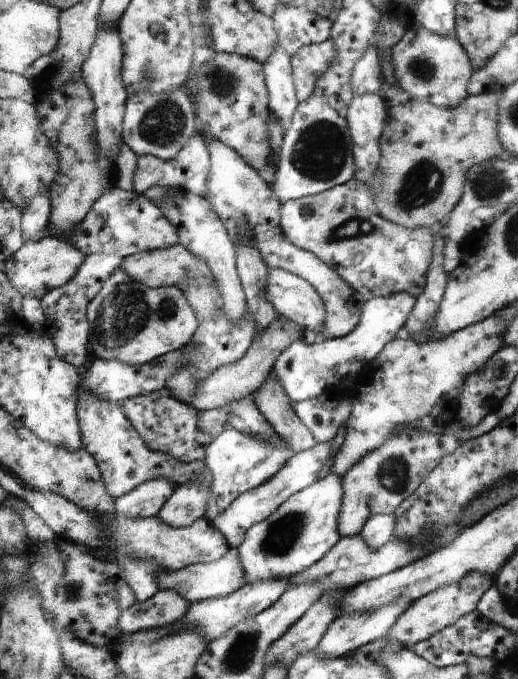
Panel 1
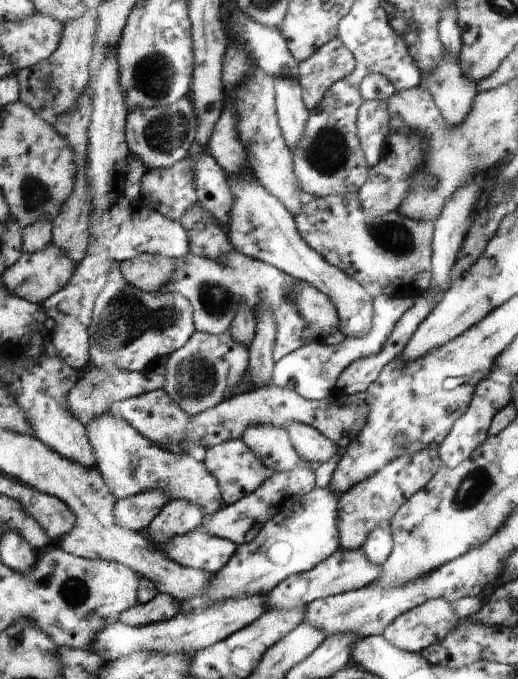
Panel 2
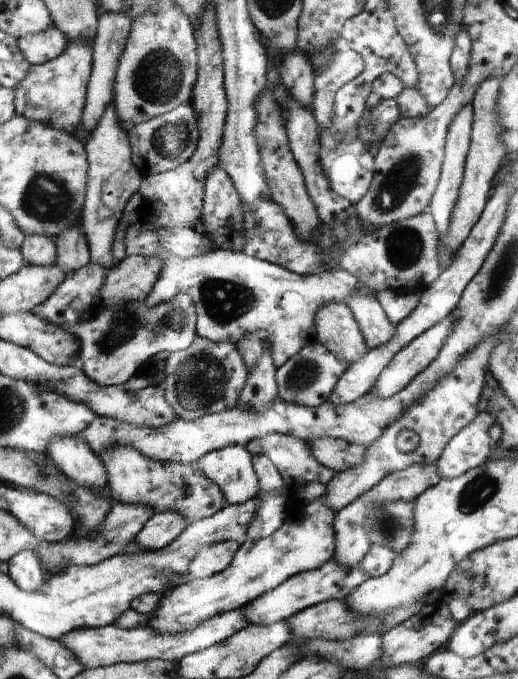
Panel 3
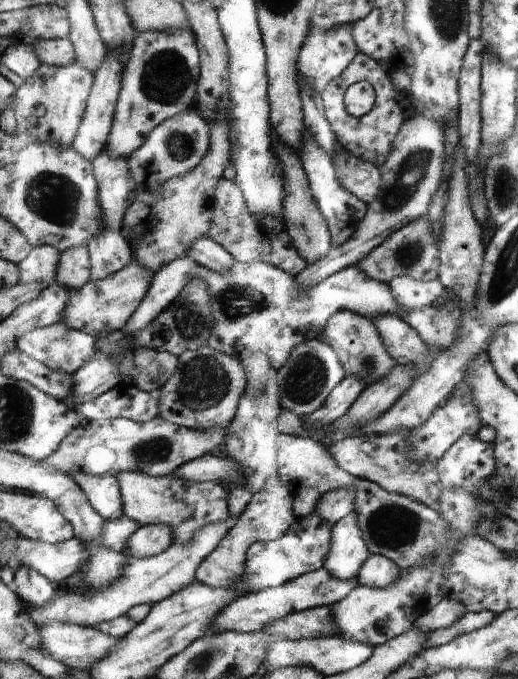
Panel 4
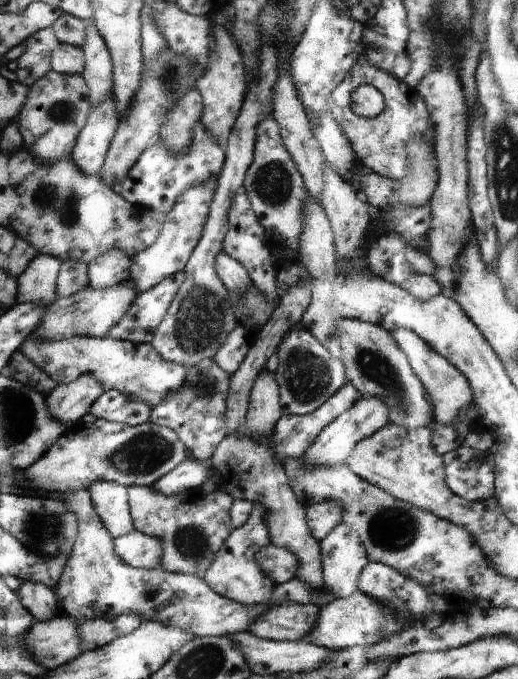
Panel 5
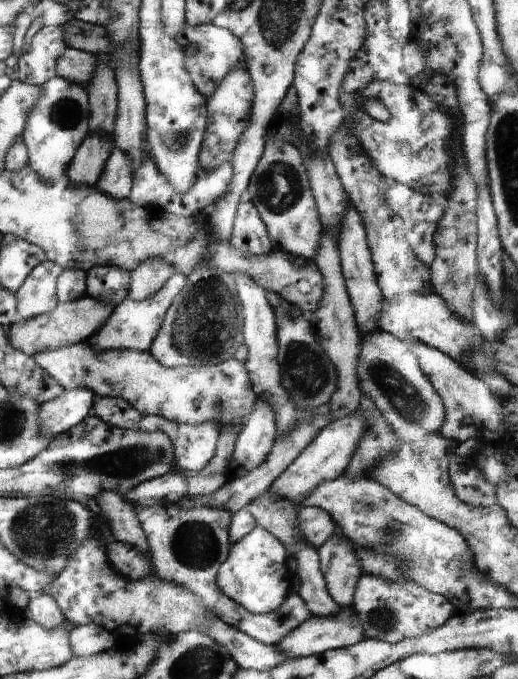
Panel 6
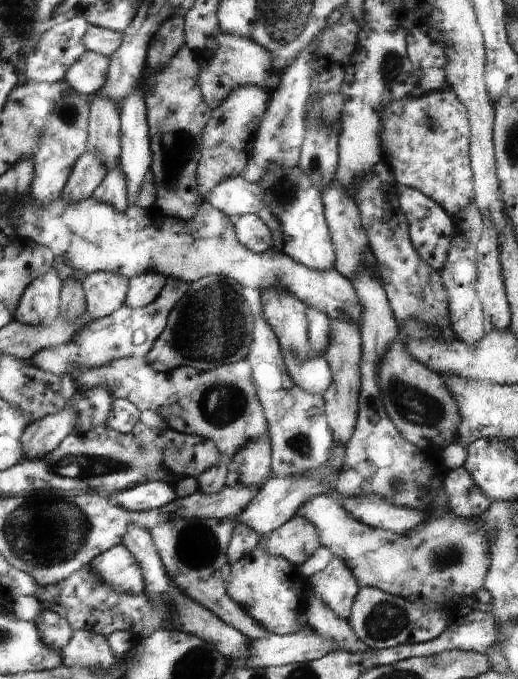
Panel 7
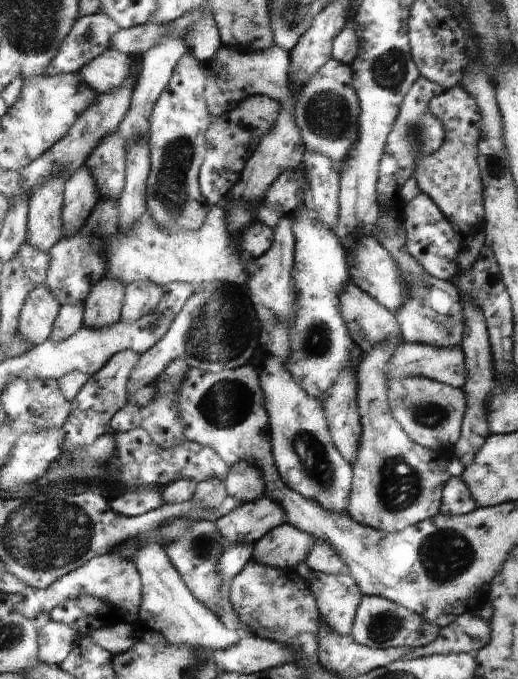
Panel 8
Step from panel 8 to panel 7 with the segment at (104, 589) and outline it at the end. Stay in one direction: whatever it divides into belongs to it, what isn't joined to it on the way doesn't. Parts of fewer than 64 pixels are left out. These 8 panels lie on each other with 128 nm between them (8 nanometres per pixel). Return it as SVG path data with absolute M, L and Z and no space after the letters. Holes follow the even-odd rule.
M122 544L95 556L89 566L100 580L106 580L119 593L138 595L145 590L141 566Z

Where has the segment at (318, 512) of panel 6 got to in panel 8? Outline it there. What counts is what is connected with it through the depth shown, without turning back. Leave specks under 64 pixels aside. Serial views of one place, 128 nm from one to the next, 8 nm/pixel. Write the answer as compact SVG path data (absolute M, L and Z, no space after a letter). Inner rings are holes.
M286 522L253 545L252 559L276 568L298 567L308 558L313 543L310 534Z

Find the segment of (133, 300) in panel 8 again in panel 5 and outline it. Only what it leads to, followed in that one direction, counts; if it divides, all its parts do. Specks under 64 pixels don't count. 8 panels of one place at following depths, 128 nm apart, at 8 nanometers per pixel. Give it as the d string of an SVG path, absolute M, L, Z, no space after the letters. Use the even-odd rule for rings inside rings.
M217 178L208 181L208 184L198 188L190 188L184 192L184 196L178 198L174 210L168 214L170 220L164 226L161 234L158 235L156 242L146 248L144 252L137 252L131 260L134 260L134 266L131 264L130 280L134 282L133 288L138 294L150 290L153 286L158 286L162 280L168 279L169 276L182 273L188 266L188 258L192 258L194 247L201 240L204 222L208 218L208 204L214 199L214 190L217 188Z

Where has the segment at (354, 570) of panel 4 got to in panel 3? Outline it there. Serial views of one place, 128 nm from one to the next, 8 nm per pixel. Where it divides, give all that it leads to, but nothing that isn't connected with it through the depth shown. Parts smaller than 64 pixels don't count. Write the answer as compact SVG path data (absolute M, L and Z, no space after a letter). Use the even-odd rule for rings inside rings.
M435 463L431 465L414 465L401 471L394 471L385 476L380 483L369 491L362 493L348 507L336 513L336 541L337 548L333 559L346 567L358 567L371 547L370 536L366 532L366 518L374 506L383 506L386 501L404 499L414 501L422 492L440 483L440 472Z

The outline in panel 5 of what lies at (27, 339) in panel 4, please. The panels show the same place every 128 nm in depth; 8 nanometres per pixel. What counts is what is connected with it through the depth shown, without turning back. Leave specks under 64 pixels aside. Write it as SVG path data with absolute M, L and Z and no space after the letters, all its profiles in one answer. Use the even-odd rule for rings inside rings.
M75 336L69 339L55 340L32 338L24 343L26 356L29 356L38 368L49 373L57 384L68 384L84 375L94 375L104 386L104 390L116 389L134 400L146 400L148 404L158 404L174 396L184 382L190 382L189 368L178 366L162 358L151 343L134 344L130 341L112 340L106 337Z

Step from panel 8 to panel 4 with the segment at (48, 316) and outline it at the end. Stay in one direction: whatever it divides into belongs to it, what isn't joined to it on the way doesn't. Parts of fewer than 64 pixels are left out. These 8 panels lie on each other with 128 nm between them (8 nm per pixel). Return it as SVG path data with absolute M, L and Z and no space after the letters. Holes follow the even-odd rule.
M50 245L33 247L28 259L21 265L21 282L34 285L41 292L56 282L58 258L60 252Z

